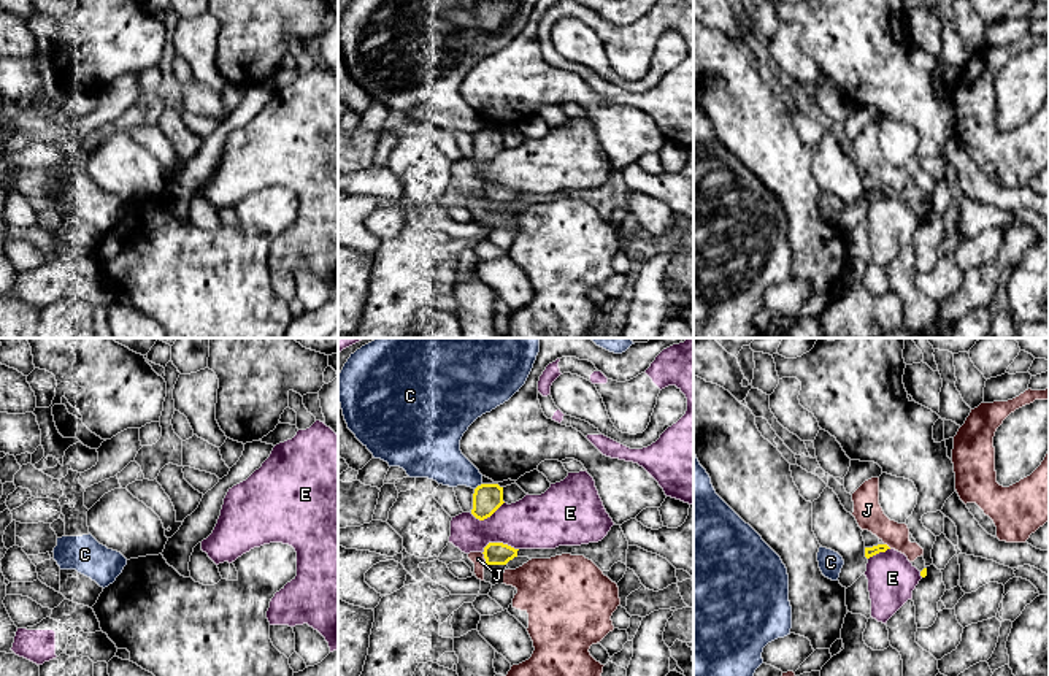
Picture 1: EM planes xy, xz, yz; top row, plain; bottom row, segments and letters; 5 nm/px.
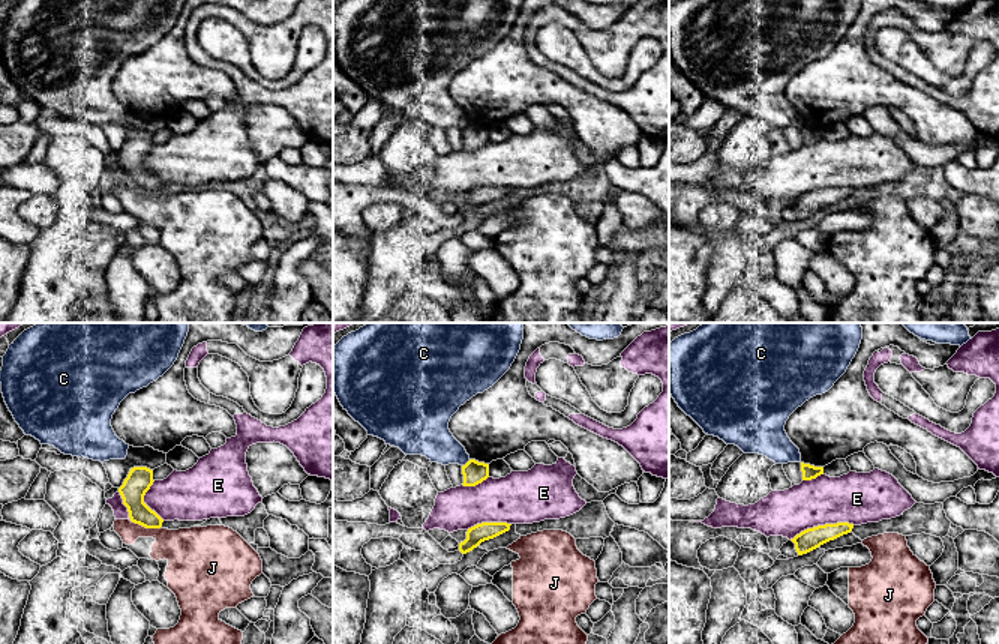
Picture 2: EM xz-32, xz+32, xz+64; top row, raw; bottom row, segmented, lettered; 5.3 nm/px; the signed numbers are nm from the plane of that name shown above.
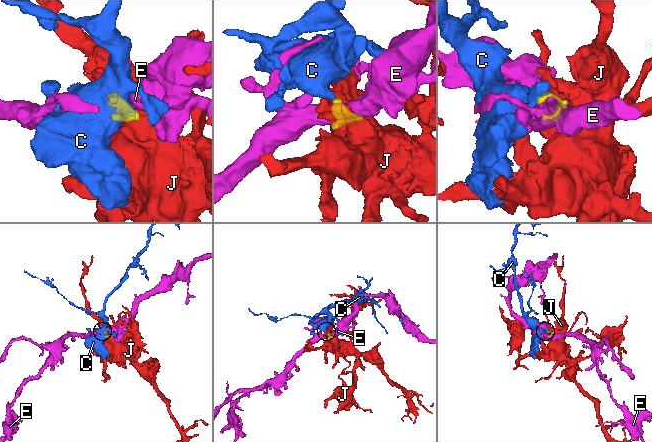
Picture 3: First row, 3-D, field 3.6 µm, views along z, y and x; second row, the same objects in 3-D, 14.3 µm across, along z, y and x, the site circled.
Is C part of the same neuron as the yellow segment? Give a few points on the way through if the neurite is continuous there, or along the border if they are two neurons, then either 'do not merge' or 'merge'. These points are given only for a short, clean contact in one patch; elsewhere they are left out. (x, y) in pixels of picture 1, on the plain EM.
border along xz (481, 127), (475, 134); do not merge

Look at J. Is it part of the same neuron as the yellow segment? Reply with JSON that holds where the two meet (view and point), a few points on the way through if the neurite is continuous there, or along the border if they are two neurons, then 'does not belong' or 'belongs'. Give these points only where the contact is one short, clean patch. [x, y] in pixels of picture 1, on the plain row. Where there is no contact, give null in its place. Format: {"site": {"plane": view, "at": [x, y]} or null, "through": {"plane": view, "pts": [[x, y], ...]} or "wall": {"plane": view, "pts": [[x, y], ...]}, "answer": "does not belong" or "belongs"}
{"site": {"plane": "xz", "at": [484, 202]}, "wall": {"plane": "xz", "pts": [[481, 197], [486, 207]]}, "answer": "does not belong"}

